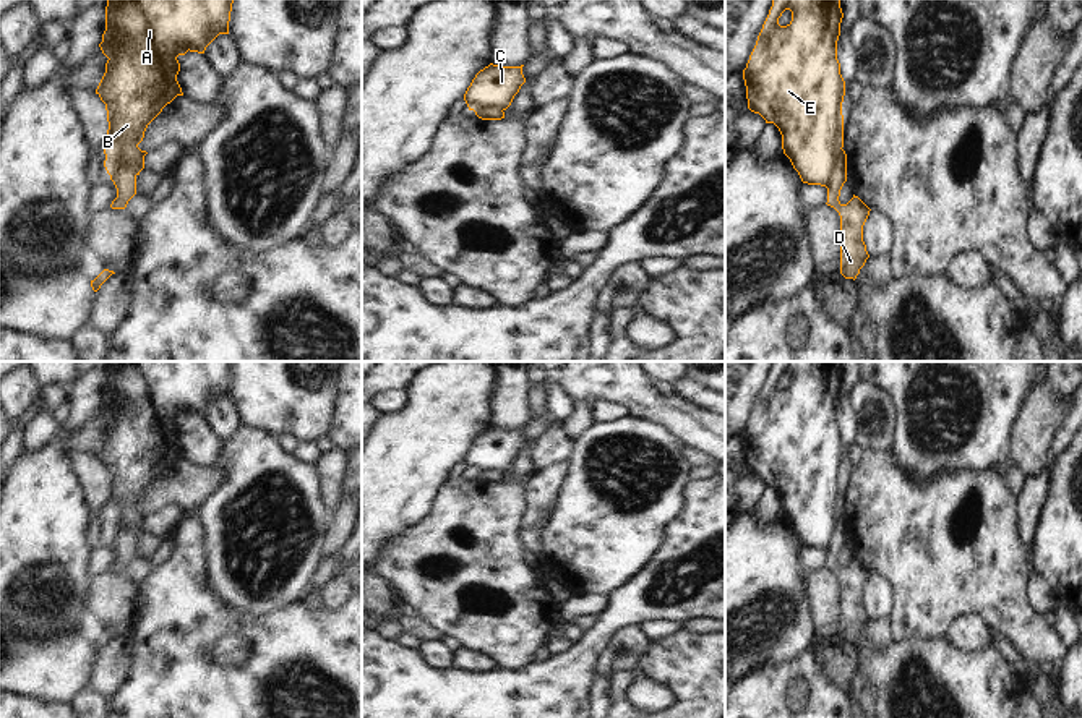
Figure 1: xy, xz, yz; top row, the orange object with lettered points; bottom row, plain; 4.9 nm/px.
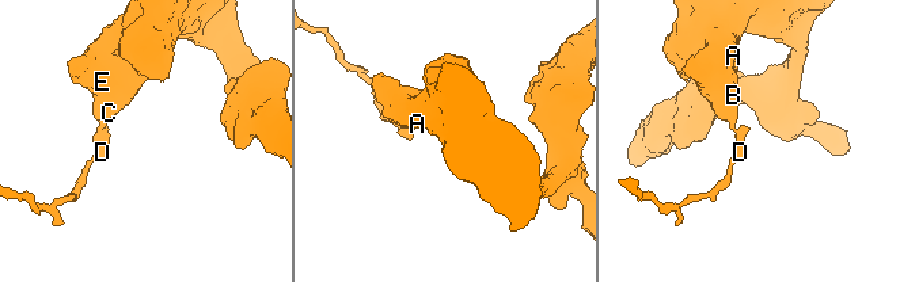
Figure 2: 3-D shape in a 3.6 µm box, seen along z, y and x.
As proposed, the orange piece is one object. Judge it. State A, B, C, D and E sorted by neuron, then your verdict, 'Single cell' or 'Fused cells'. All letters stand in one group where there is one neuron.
Groups: A B C E / D. Fused cells.

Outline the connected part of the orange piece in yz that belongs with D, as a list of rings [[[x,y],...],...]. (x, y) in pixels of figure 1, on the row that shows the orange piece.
[[[842,149],[827,186],[826,204],[834,207],[840,216],[840,274],[845,279],[855,280],[869,258],[863,241],[863,225],[871,209],[855,194],[847,204],[839,201],[845,182],[847,154]]]

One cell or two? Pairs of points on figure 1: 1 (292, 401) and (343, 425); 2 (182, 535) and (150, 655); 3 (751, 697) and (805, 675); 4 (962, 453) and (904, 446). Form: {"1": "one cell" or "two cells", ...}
{"1": "two cells", "2": "one cell", "3": "one cell", "4": "one cell"}

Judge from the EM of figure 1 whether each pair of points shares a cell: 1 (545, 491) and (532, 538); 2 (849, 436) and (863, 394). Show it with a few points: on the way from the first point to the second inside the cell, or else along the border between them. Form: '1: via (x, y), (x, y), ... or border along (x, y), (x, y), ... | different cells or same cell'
1: via (539, 503), (532, 527) | same cell
2: border along (849, 396), (857, 417), (857, 440) | different cells

